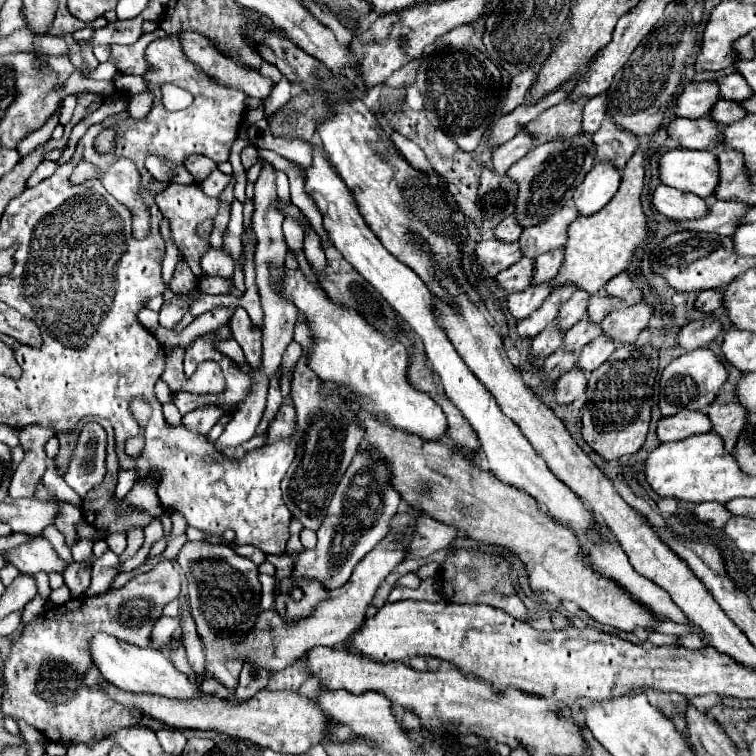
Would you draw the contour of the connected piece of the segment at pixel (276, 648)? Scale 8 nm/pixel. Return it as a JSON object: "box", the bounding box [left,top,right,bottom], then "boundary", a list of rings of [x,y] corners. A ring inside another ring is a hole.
{"box":[240,535,406,671],"boundary":[[[392,535],[384,537],[356,565],[348,583],[342,585],[340,589],[330,591],[330,597],[314,611],[312,617],[288,625],[280,619],[280,615],[276,611],[262,611],[256,621],[256,627],[244,637],[244,641],[240,645],[242,653],[246,653],[248,659],[256,661],[260,667],[266,667],[270,671],[280,671],[280,669],[294,665],[298,659],[302,659],[302,655],[306,655],[308,649],[312,649],[316,645],[324,645],[324,647],[342,645],[344,639],[348,639],[348,635],[352,635],[352,631],[356,631],[356,627],[360,627],[362,619],[368,613],[370,601],[372,601],[378,585],[404,559],[406,559],[406,555],[404,555],[404,545],[400,545],[400,537],[396,537],[396,541]]]}

